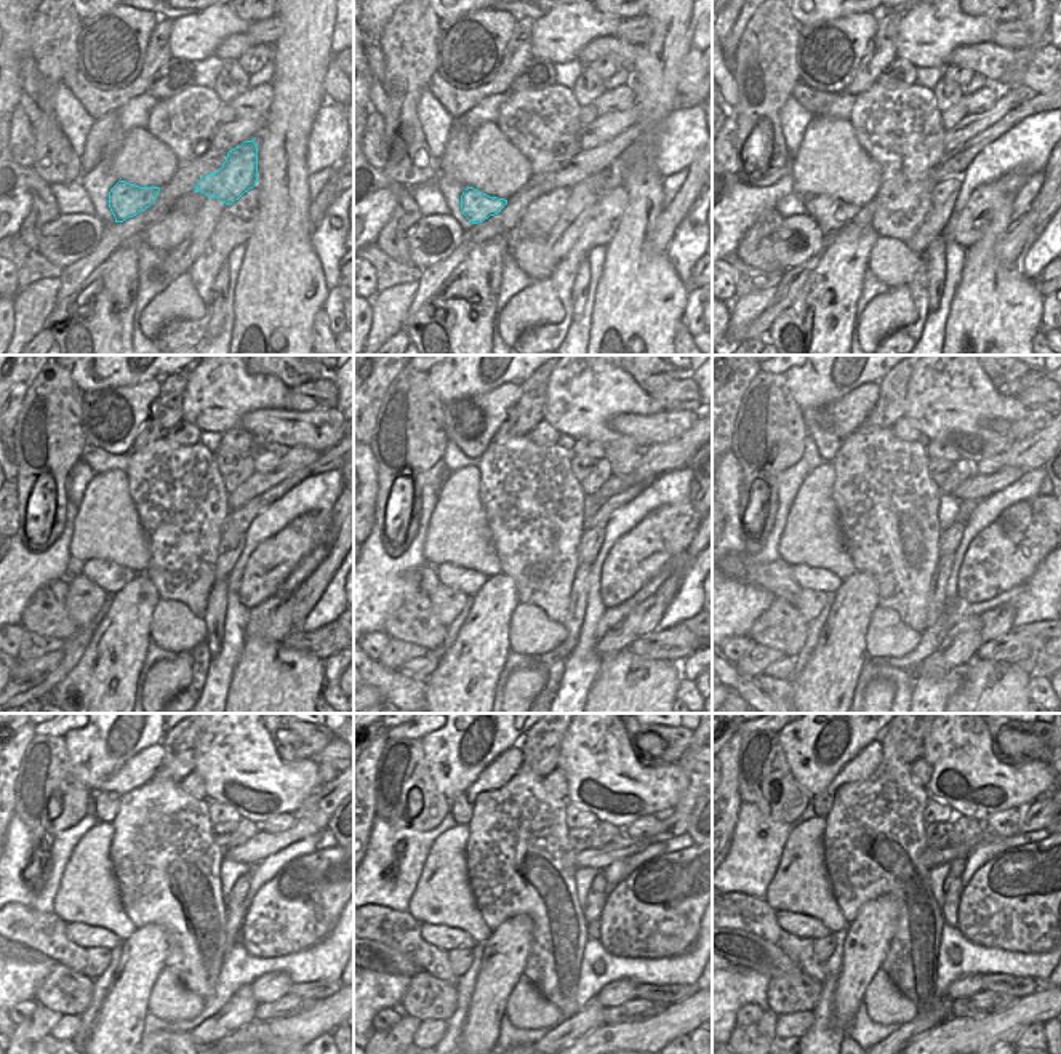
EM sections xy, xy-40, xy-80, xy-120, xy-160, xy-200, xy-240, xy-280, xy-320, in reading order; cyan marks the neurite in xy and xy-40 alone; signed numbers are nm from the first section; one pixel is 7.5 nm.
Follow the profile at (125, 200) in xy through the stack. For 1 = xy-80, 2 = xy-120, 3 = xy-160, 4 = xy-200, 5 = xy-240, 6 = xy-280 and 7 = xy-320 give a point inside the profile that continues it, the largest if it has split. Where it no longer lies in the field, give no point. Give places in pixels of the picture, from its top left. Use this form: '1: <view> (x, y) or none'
1: xy-80 (831, 213)
2: xy-120 (112, 578)
3: xy-160 (468, 581)
4: xy-200 (778, 578)
5: xy-240 (64, 942)
6: xy-280 (428, 944)
7: xy-320 (792, 933)

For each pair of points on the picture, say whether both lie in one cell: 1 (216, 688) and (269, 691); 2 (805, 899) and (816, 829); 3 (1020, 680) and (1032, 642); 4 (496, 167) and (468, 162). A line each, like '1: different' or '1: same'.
1: different
2: same
3: different
4: same

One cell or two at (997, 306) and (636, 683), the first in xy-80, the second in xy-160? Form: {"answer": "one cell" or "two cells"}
{"answer": "one cell"}

